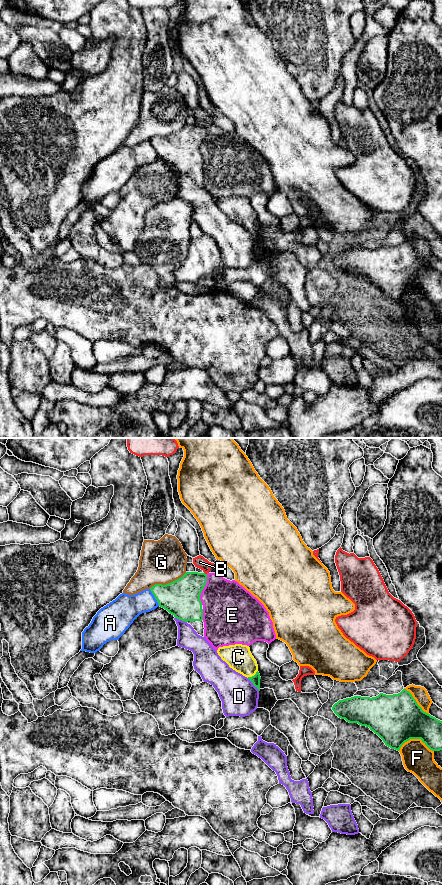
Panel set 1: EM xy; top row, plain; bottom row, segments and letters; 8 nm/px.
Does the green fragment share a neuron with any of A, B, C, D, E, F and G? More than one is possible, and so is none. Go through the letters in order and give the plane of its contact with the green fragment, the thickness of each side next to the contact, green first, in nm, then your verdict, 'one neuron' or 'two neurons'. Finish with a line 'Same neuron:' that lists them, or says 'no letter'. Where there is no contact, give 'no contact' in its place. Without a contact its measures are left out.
A: meets green in xy; 300 nm thick on the green side, 220 nm on the other; two neurons
B: meets green in xy; 280 nm thick on the green side, 100 nm on the other; two neurons
C: meets green in xy; 70 nm thick on the green side, 200 nm on the other; one neuron
D: meets green in xy; 70 nm thick on the green side, 300 nm on the other; two neurons
E: meets green in xy; 300 nm thick on the green side, 400 nm on the other; two neurons
F: meets green in xy; 400 nm thick on the green side, 240 nm on the other; two neurons
G: meets green in xy; 300 nm thick on the green side, 360 nm on the other; two neurons
Same neuron: C

